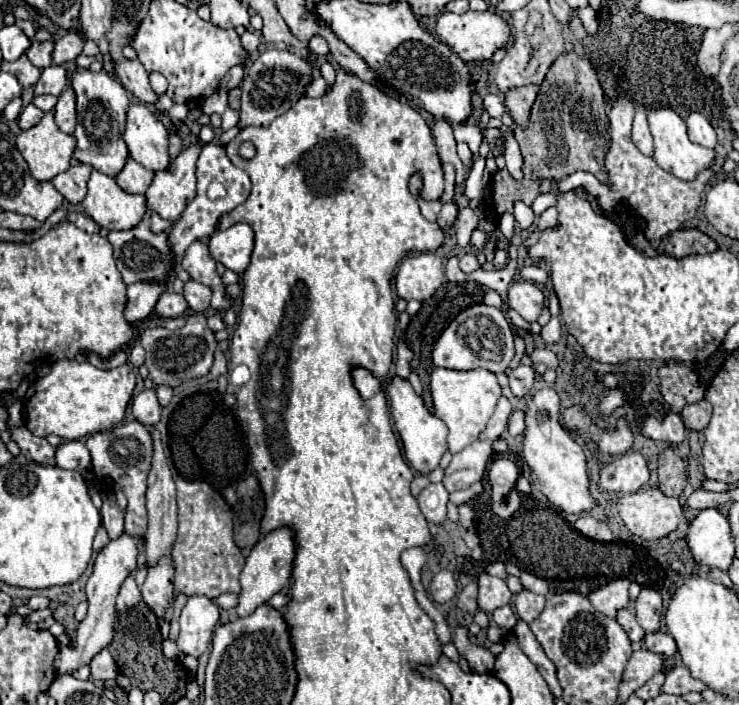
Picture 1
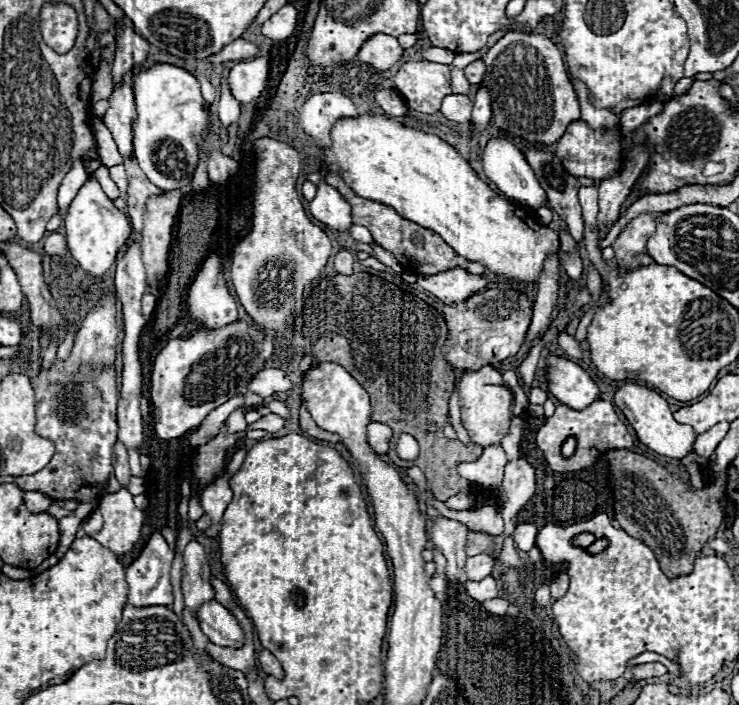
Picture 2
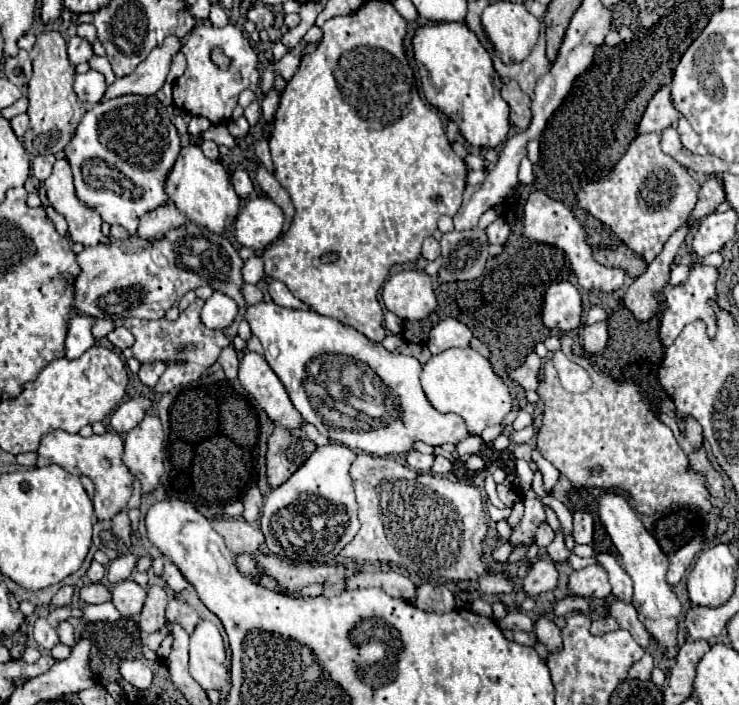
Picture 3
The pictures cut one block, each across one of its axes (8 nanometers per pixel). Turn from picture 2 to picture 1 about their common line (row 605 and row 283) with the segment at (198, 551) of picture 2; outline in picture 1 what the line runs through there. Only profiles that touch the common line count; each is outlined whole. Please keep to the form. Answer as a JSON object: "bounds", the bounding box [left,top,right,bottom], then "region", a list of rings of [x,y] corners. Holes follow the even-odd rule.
{"bounds":[184,278,212,312],"region":[[[190,278],[190,280],[184,284],[184,298],[186,298],[186,302],[190,304],[192,310],[204,312],[204,310],[210,308],[212,290],[210,290],[208,286],[204,286],[204,284],[200,284],[200,282],[196,282],[196,280]]]}

